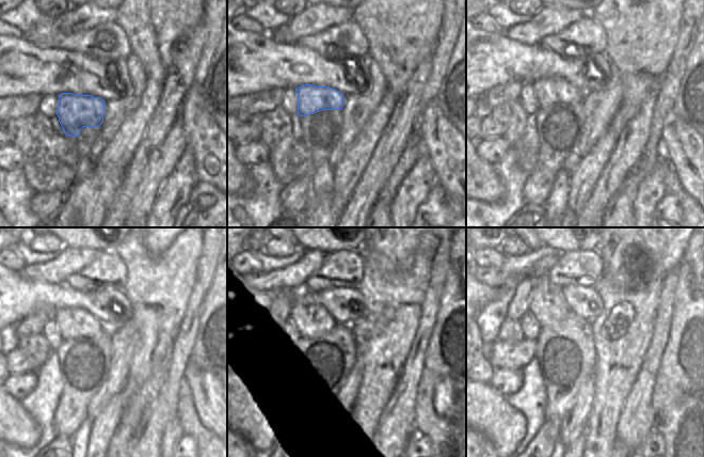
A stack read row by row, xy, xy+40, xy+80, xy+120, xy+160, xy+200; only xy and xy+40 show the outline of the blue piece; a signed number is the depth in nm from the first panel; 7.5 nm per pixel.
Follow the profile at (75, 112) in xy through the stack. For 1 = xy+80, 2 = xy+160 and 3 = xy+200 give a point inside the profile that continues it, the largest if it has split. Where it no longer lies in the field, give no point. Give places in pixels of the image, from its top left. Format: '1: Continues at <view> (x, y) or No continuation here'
1: Continues at xy+80 (554, 90)
2: Continues at xy+160 (312, 318)
3: Continues at xy+200 (547, 304)

